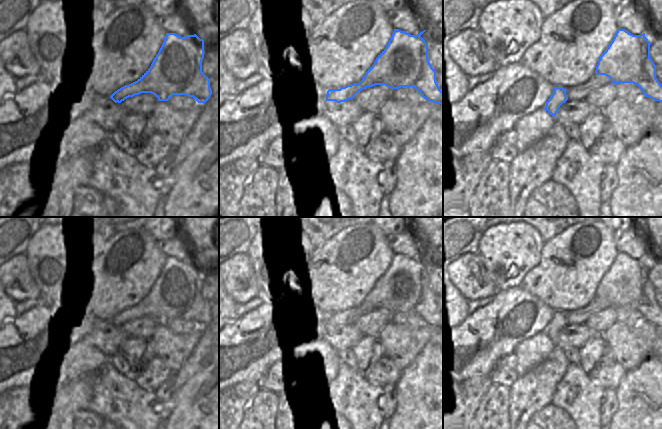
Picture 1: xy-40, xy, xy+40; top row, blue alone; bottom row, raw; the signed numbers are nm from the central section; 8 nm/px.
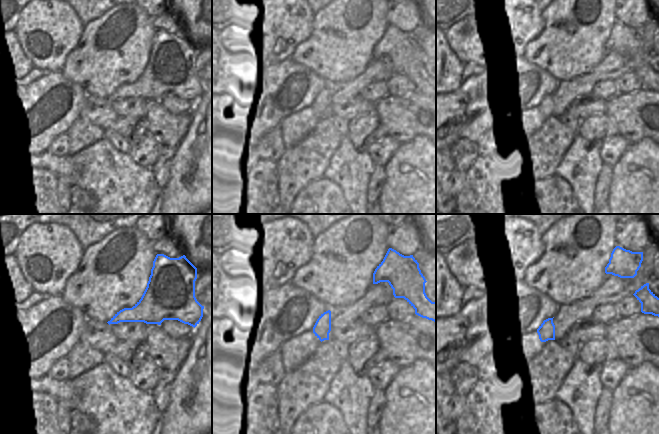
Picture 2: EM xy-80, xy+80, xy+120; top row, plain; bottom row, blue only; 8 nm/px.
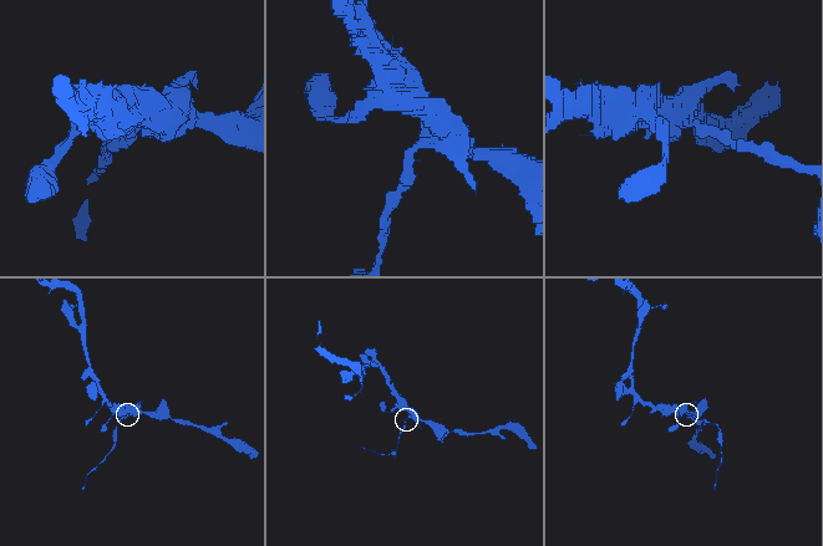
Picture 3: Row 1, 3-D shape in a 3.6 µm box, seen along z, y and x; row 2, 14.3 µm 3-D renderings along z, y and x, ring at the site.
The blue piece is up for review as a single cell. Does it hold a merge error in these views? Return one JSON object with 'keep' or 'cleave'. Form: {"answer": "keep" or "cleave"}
{"answer": "cleave"}

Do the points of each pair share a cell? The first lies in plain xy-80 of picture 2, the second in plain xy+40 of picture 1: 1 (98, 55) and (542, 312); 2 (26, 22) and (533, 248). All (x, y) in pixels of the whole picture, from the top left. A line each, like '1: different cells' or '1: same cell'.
1: different cells
2: same cell

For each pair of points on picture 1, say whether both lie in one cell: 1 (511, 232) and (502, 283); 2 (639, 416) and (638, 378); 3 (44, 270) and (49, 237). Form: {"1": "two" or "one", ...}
{"1": "one", "2": "one", "3": "one"}

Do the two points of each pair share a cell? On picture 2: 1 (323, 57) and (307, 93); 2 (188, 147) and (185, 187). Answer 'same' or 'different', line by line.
1: different
2: same

